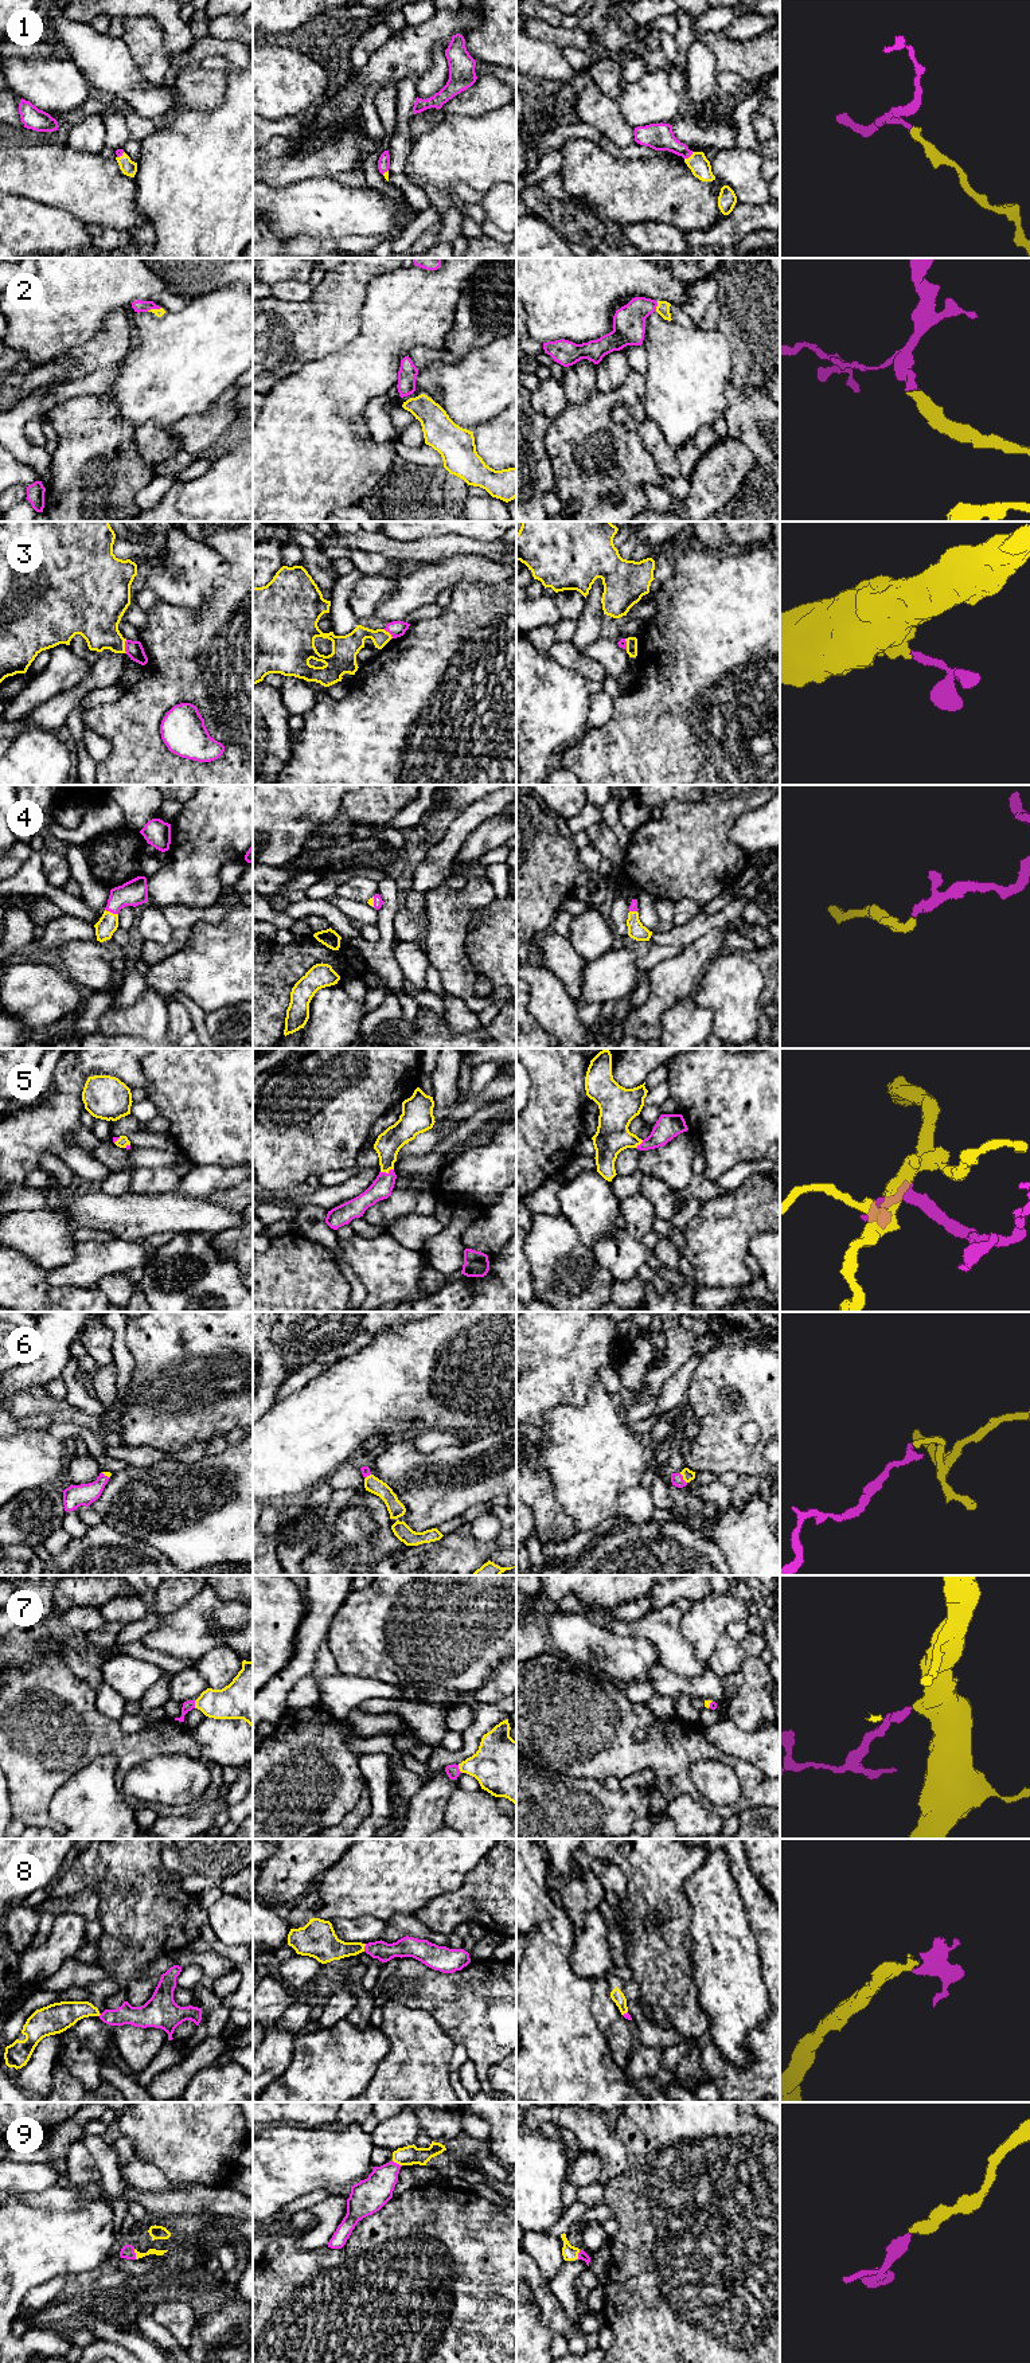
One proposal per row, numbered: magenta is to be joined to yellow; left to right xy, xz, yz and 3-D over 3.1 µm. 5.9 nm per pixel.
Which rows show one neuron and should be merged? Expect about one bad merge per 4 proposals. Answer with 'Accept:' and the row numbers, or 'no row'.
Accept: 1, 2, 4, 5, 6, 7, 8, 9

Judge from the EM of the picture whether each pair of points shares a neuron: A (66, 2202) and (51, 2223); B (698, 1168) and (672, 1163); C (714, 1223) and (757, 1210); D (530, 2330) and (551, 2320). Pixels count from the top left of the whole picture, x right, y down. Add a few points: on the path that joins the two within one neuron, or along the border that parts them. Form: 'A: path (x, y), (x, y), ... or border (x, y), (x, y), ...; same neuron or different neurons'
A: border (85, 2195), (73, 2209), (30, 2205); different neurons
B: border (695, 1152), (691, 1160), (693, 1174); different neurons
C: path (725, 1223), (746, 1211); same neuron
D: border (533, 2293), (539, 2317), (553, 2335); different neurons

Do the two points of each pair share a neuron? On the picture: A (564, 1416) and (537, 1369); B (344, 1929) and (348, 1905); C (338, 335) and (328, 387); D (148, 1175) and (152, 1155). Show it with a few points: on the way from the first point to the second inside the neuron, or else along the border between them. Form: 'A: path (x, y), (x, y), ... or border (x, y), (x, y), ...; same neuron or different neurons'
A: border (588, 1397), (580, 1406), (550, 1407), (541, 1429); different neurons
B: border (378, 1918), (358, 1916), (330, 1921); different neurons
C: border (358, 329), (340, 348), (305, 363); different neurons
D: border (172, 1164), (135, 1170); different neurons

